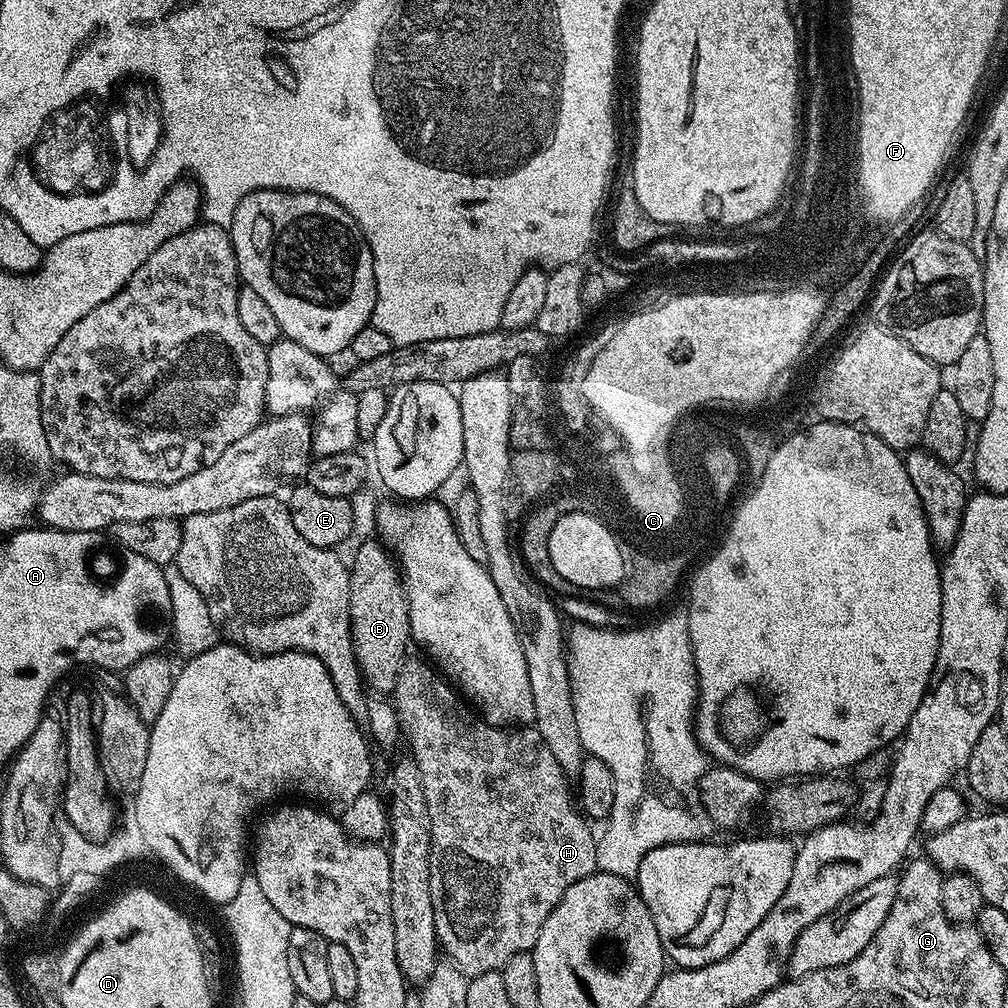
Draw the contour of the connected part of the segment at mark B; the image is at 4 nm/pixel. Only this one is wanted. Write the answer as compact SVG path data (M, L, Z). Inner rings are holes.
M373 538L357 546L348 577L352 645L363 683L376 694L395 693L398 670L402 670L412 640L408 599L397 561L379 539Z

